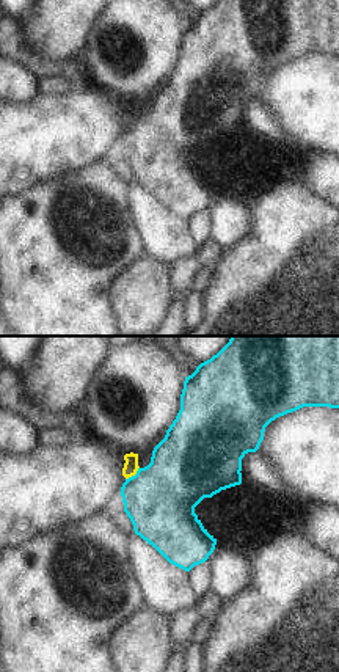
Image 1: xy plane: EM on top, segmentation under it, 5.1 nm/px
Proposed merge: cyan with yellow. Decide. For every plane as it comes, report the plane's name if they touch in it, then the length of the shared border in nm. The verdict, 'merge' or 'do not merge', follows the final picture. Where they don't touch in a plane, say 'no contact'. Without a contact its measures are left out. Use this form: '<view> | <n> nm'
xy | 100 nm

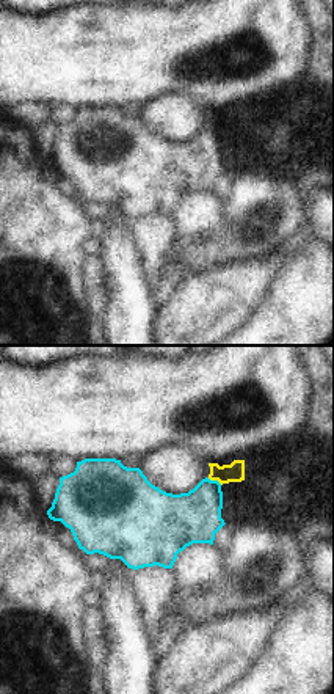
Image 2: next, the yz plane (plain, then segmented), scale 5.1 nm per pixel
yz | 90 nm

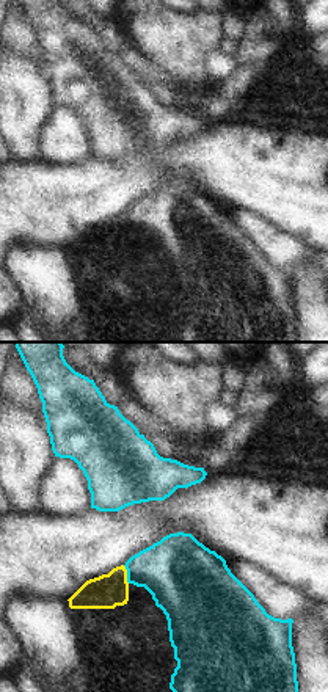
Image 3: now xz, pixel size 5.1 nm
xz | 100 nm

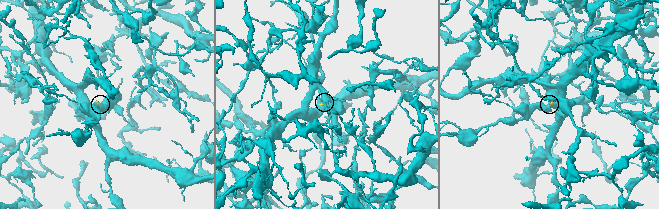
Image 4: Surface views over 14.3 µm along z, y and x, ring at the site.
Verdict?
do not merge

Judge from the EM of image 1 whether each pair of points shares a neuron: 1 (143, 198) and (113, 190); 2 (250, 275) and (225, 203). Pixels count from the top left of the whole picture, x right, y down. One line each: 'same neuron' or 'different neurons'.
1: different neurons
2: different neurons

